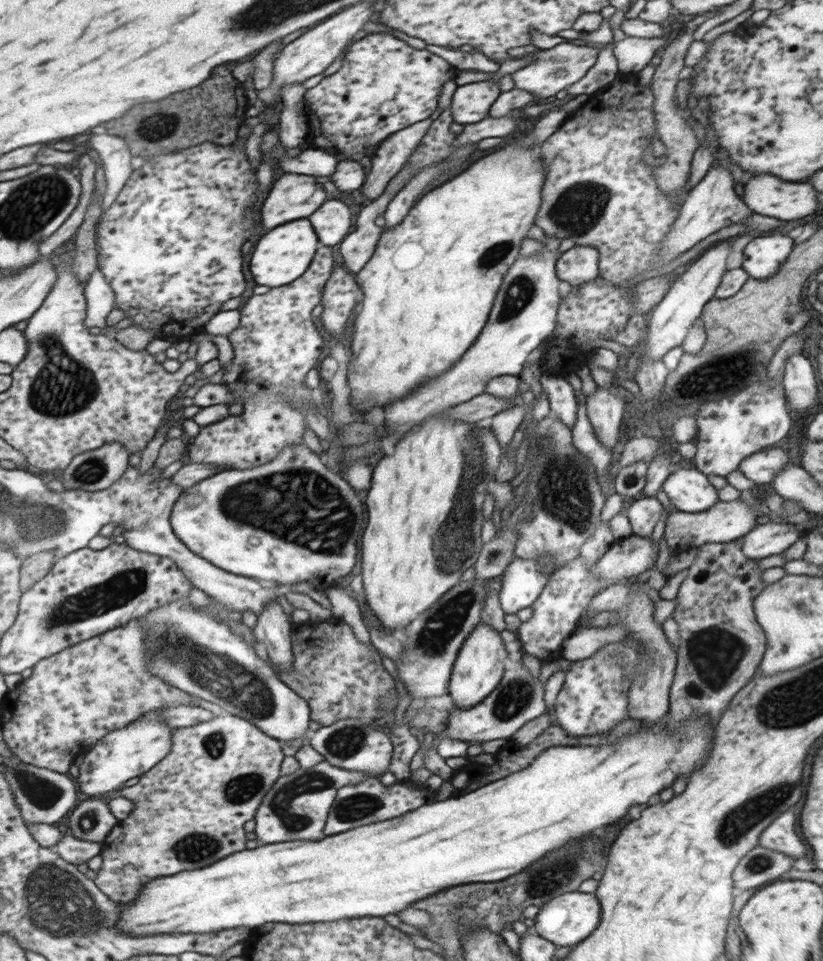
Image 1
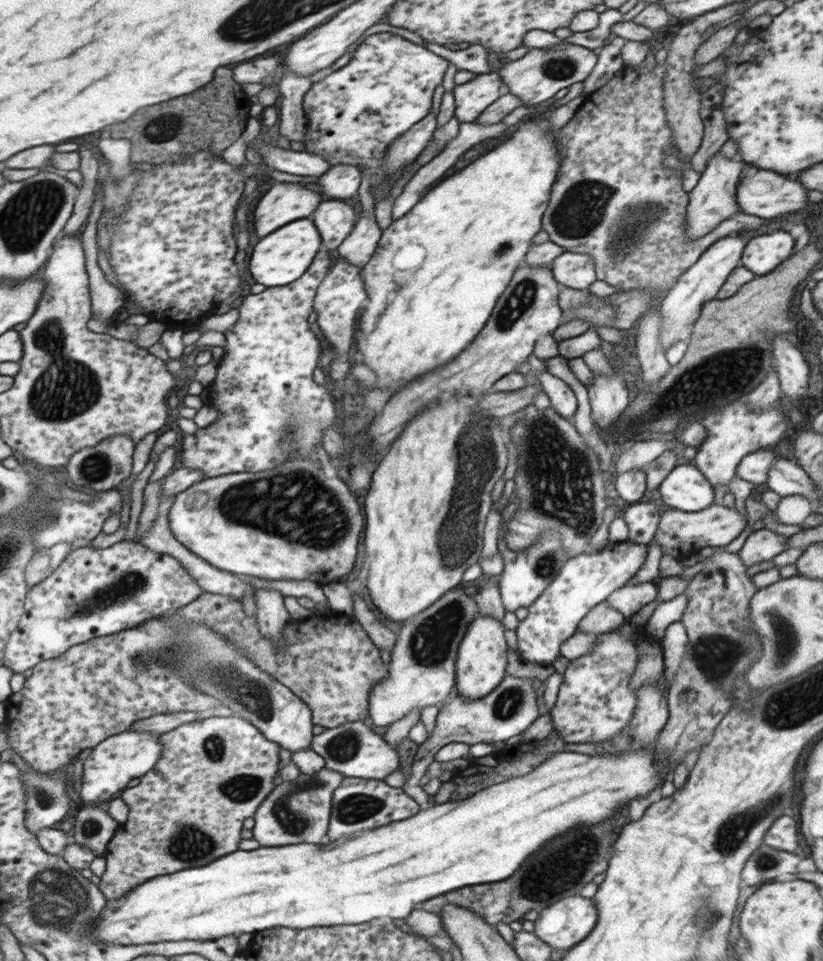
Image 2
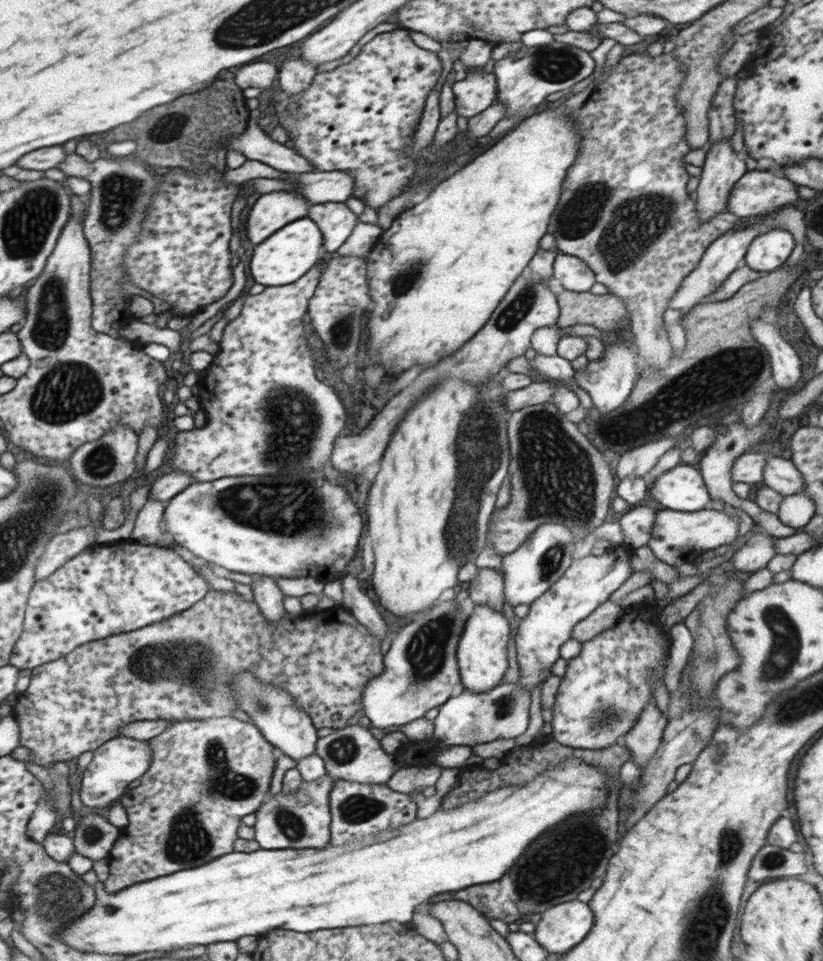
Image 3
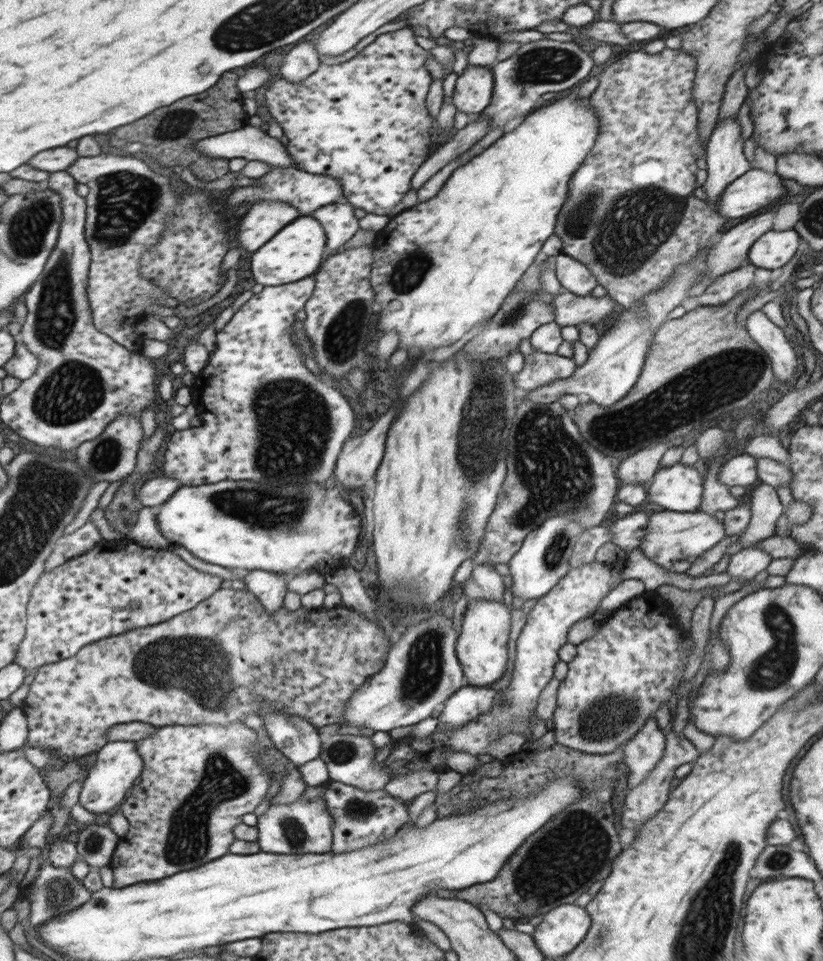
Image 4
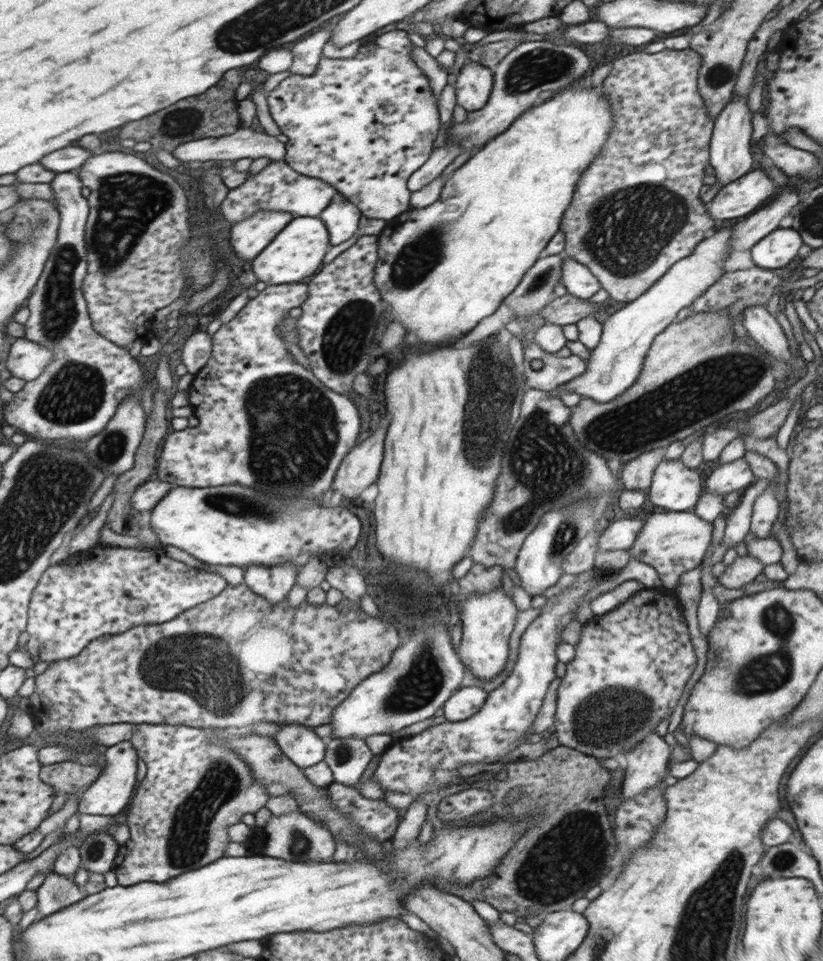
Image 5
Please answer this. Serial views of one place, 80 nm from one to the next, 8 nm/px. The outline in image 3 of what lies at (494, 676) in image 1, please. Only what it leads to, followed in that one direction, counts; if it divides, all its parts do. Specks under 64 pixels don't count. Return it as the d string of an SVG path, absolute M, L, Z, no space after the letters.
M473 605L457 646L461 683L466 689L481 693L501 684L508 668L506 646L510 638L509 633L509 621L502 611L498 612L488 605Z

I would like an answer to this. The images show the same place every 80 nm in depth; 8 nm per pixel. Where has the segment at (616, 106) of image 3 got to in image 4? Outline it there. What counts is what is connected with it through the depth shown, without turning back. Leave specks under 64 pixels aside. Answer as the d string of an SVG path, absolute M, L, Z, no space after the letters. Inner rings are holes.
M665 48L657 54L634 51L624 54L608 68L599 72L600 83L589 97L593 111L596 111L599 116L599 137L585 162L573 174L571 184L569 184L569 195L562 206L562 212L558 213L556 218L554 234L558 235L563 242L561 253L570 255L586 265L596 277L597 284L607 290L608 295L615 300L620 309L637 309L647 294L665 285L679 264L691 261L702 249L710 246L721 236L724 223L728 222L728 219L722 217L708 202L698 199L693 193L698 186L696 172L699 168L696 160L707 154L707 144L700 141L701 136L697 125L698 107L693 99L694 71L696 70L697 60L690 53L683 53L682 49ZM598 224L604 224L606 234L600 232L602 228Z

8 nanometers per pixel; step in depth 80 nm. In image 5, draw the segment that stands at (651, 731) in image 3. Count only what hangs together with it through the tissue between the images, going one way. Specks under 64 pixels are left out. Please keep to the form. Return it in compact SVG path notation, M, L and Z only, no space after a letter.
M651 732L636 748L625 754L628 765L621 791L625 800L634 798L652 786L656 786L668 775L670 746L656 732Z

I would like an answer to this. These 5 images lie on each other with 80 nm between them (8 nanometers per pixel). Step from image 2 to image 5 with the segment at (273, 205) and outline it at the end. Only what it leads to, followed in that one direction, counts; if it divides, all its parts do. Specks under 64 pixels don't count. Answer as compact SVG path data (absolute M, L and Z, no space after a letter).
M284 211L258 212L244 222L237 222L230 231L233 252L242 260L254 260L294 218L296 215Z

